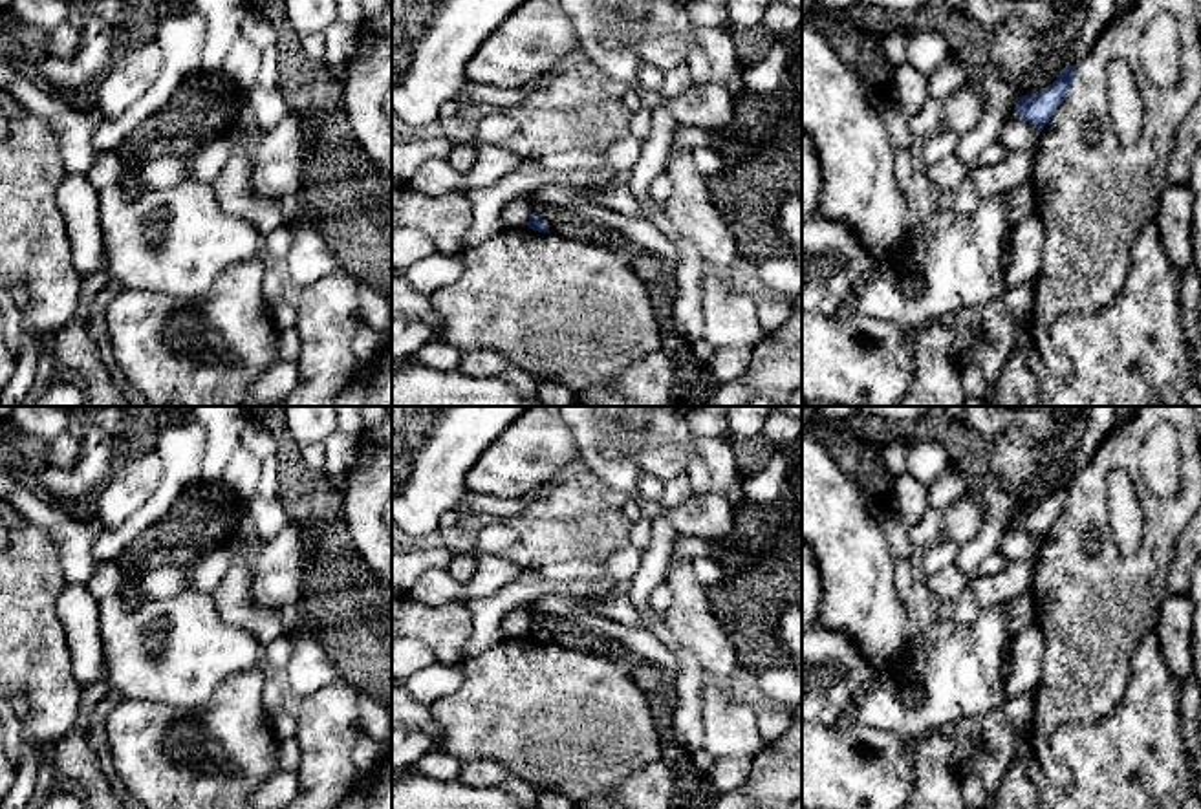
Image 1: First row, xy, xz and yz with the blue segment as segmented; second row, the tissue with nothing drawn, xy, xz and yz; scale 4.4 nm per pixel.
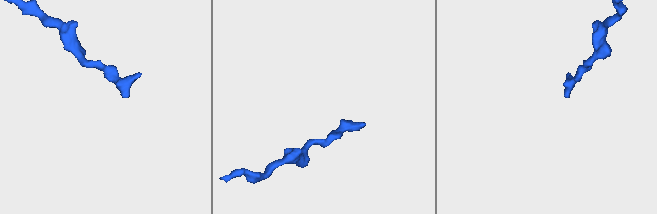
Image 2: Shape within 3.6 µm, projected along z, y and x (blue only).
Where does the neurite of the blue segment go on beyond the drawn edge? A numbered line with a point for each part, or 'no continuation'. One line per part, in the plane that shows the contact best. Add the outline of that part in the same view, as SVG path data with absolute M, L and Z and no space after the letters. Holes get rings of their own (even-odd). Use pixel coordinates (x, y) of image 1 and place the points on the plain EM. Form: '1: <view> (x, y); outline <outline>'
no continuation

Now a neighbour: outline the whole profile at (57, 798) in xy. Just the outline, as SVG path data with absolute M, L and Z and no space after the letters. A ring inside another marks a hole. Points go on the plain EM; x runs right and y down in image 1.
M53 789L38 809L88 809L88 804L71 793Z

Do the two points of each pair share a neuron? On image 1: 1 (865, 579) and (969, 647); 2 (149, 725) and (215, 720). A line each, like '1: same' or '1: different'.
1: different
2: same

